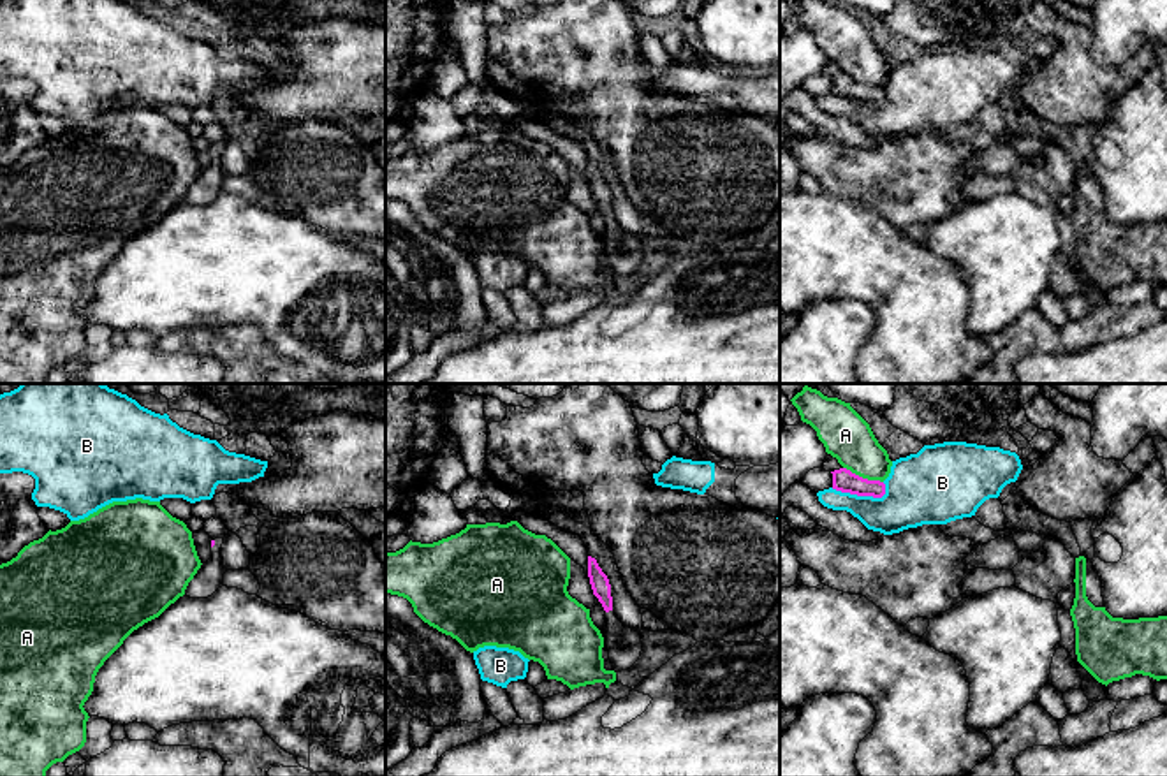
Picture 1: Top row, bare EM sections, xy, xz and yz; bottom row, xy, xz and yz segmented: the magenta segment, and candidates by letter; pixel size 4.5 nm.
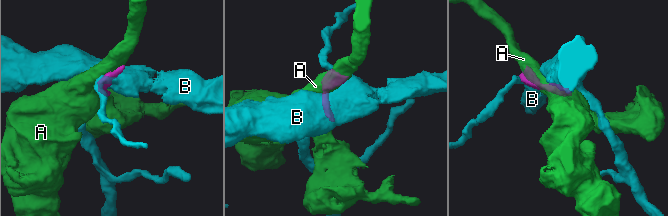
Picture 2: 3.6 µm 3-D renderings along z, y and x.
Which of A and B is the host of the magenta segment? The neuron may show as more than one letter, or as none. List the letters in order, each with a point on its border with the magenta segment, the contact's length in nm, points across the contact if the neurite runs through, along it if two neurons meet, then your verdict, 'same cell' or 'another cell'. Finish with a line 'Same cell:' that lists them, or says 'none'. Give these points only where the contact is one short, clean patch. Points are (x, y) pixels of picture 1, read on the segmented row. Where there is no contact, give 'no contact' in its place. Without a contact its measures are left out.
A: yz (861, 477) | 200 nm | another cell
B: yz (859, 495) | 260 nm | another cell
Same cell: none

